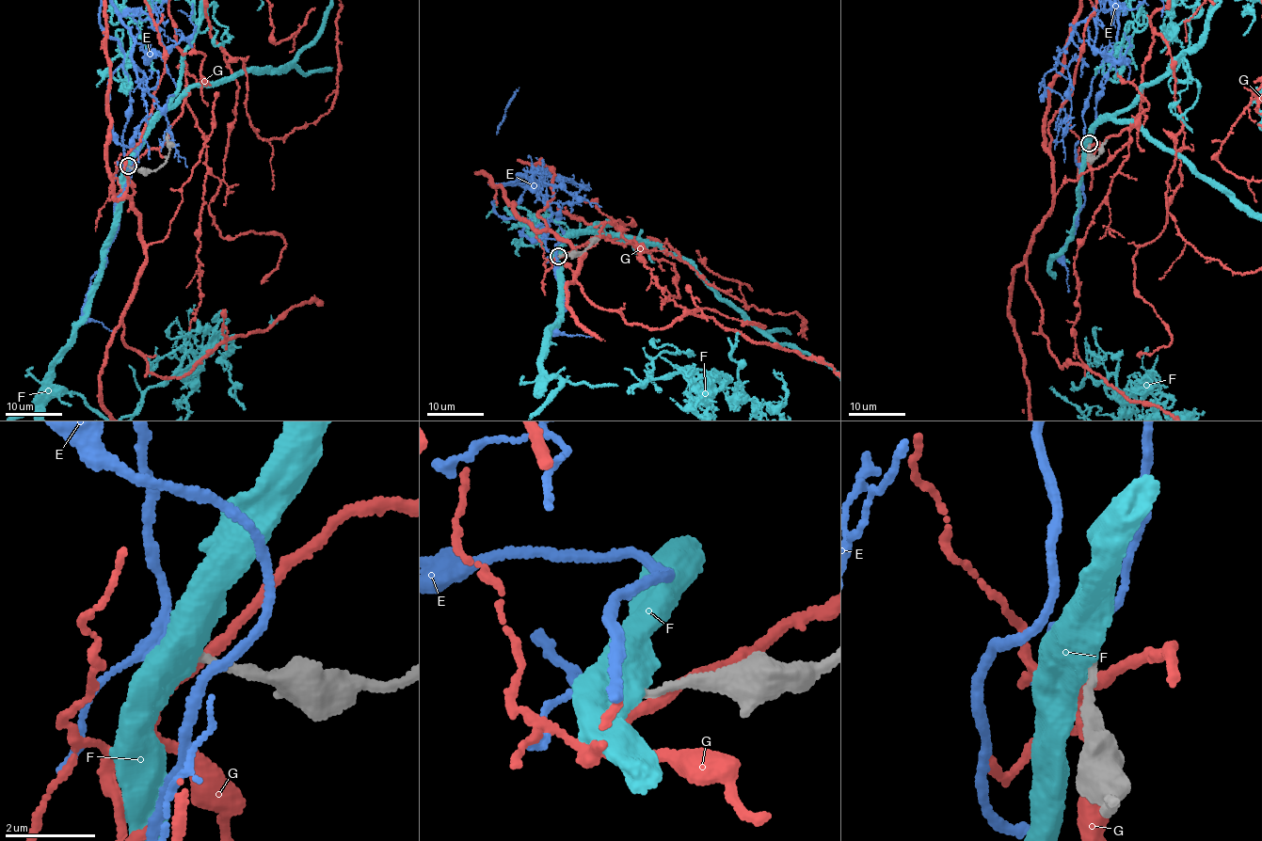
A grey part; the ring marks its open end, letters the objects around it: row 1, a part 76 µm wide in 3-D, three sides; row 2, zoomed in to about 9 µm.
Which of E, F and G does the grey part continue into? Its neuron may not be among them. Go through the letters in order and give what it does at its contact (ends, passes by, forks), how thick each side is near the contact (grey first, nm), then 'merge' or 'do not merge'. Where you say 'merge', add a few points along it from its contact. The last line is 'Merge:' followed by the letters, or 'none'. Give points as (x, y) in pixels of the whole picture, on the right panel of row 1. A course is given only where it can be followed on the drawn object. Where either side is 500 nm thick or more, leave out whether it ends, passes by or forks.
E: it passes by; 160 nm thick on the grey side, 280 nm on the other; merge
F: 160 nm thick on the grey side, 550 nm on the other; do not merge
G: it passes by; 200 nm thick on the grey side, 240 nm on the other; do not merge
Merge: E

